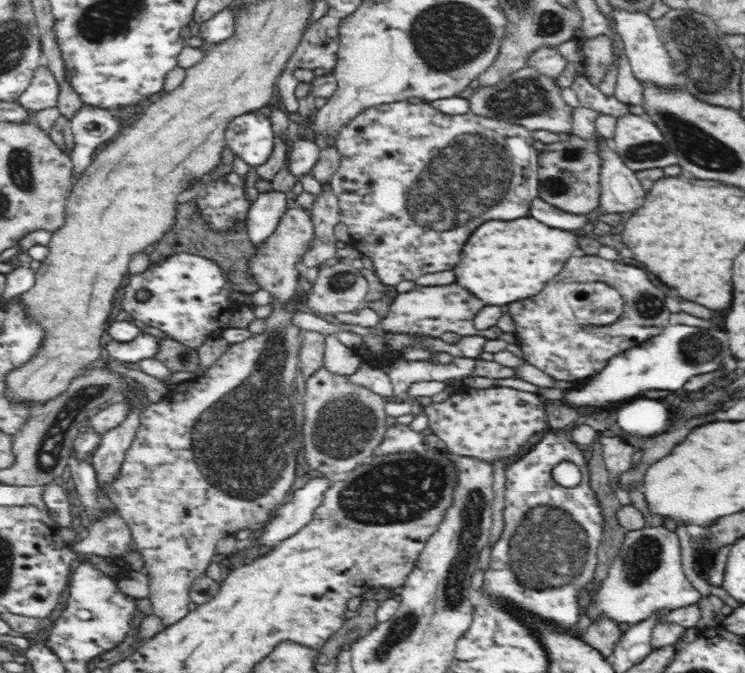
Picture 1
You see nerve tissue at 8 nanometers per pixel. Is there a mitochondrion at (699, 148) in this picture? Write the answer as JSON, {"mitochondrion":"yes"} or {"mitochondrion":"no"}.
{"mitochondrion":"yes"}

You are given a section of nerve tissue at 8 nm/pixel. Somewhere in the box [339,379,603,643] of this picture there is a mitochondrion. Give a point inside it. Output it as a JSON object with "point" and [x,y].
{"point":[549,549]}

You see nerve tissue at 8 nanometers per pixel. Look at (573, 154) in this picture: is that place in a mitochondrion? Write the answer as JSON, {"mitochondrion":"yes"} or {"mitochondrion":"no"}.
{"mitochondrion":"yes"}

